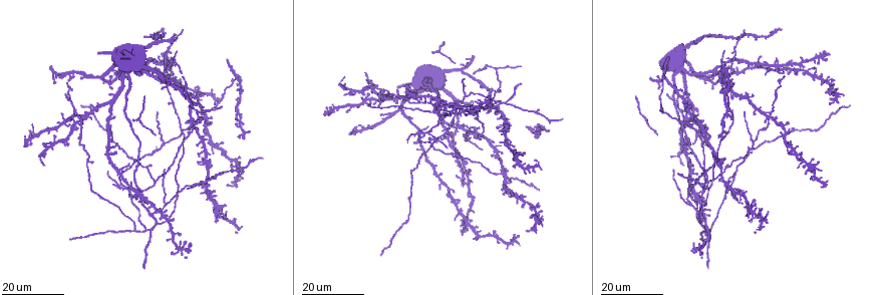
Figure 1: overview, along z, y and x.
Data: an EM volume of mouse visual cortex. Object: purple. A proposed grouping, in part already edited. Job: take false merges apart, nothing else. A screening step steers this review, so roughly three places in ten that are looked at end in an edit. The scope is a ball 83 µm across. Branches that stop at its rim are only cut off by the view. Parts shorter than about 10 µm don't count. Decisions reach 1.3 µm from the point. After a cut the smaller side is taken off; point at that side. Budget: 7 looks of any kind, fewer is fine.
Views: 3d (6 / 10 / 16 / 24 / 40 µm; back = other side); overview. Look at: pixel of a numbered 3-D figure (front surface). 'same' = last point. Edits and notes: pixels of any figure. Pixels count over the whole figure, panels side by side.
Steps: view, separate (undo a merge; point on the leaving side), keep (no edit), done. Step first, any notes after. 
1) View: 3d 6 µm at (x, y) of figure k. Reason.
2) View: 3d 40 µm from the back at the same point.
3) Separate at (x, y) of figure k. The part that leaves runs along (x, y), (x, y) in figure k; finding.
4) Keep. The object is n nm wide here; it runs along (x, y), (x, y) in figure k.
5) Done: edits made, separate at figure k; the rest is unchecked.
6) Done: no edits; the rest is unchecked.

View: 3d 16 µm at (702, 191) of figure 1. Thin arm on a thick one.

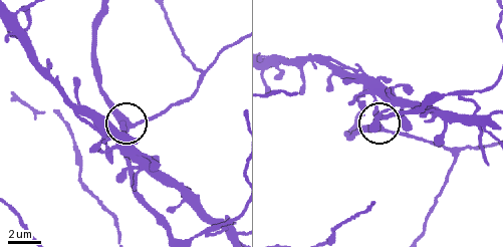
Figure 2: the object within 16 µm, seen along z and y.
View: 3d 10 µm at (129, 126) of figure 2.

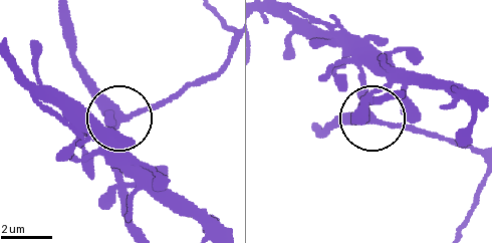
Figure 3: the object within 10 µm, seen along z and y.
Keep. 4 arms meet here; continuous, no second neuron.

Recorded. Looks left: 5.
View: 3d 16 µm at (147, 231) of figure 1. Thin arm on a thick one.

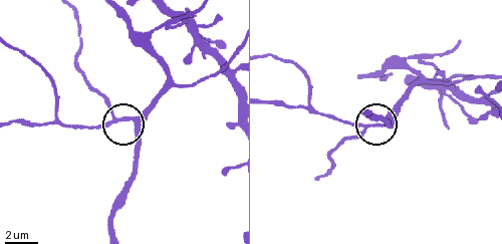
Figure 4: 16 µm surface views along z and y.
View: 3d 10 µm at (114, 117) of figure 4.

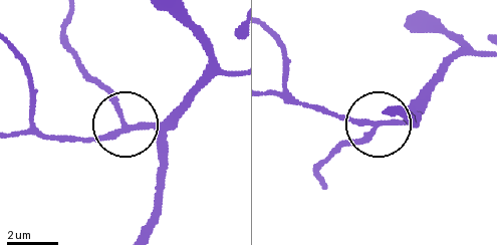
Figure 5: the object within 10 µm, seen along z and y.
View: 3d 6 µm at (124, 125) of figure 5.

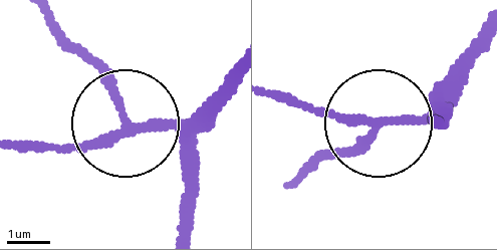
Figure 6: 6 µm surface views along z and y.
Keep. 3 arms meet here; continuous, no second neuron.

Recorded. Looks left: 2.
View: 3d 16 µm at (459, 100) of figure 1. Thin arm on a thick one.

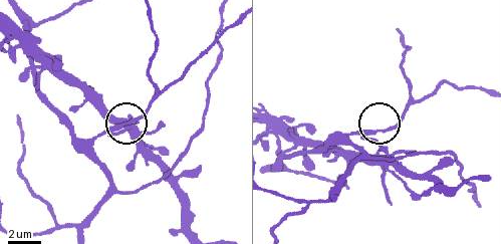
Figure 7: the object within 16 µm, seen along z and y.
View: 3d 6 µm at (372, 131) of figure 7. Zoom in.

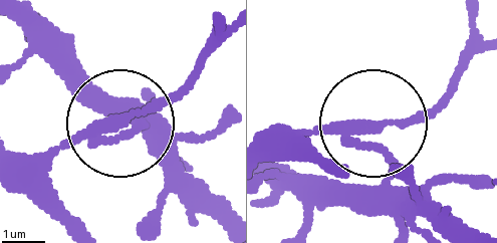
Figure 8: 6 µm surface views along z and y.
Keep. All the same neuron.

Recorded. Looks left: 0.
Done: no edits; the rest is unchecked.

